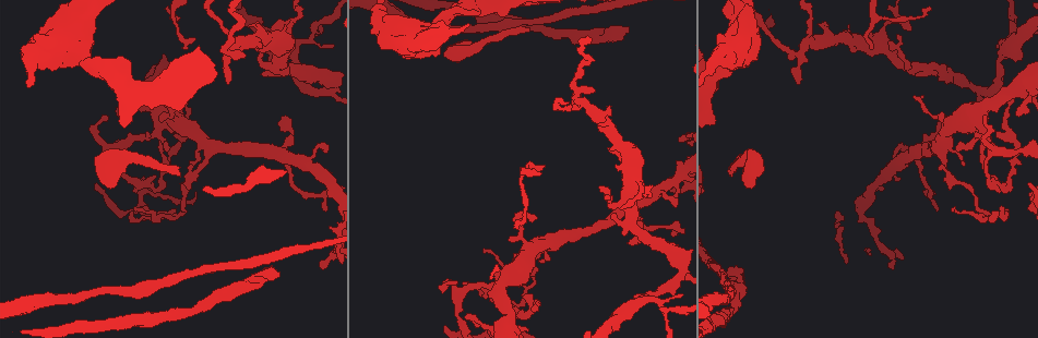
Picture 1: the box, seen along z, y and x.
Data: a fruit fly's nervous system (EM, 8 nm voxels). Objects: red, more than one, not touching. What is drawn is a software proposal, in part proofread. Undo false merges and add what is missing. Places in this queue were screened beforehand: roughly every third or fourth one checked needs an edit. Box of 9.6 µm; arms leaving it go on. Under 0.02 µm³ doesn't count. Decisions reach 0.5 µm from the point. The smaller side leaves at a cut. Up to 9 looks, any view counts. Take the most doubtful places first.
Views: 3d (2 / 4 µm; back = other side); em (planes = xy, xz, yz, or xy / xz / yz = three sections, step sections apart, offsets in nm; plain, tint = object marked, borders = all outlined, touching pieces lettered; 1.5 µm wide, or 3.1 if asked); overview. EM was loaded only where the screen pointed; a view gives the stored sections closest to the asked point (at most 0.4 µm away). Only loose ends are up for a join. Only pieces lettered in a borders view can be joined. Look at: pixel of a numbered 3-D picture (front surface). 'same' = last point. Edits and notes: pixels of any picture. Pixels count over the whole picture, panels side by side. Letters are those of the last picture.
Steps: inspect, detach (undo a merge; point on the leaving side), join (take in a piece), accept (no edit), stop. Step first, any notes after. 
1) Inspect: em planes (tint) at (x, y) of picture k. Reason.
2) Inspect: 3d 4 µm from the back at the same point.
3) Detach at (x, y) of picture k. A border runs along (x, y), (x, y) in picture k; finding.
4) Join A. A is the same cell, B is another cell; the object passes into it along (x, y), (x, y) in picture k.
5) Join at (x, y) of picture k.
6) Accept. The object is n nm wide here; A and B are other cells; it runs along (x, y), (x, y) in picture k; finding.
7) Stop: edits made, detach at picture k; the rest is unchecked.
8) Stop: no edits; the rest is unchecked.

Inspect: em planes (plain) at (805, 41) of picture 1. Four arms meet.

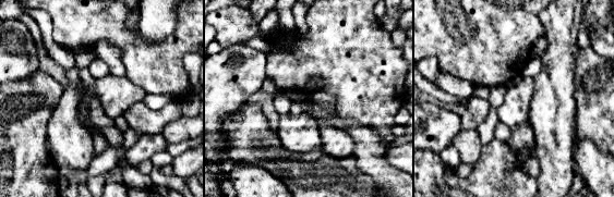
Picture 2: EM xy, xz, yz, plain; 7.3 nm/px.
Inspect: em planes (borders) at the same point. See the neighbours.

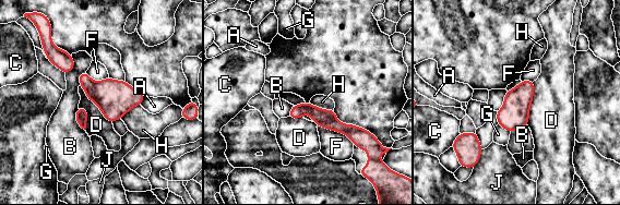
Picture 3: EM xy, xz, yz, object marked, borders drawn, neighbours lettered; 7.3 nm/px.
Accept. A, B, C, D, F, G, H and J are other cells; a border runs along (309, 101), (324, 109), (333, 109) in picture 3; continuous, no second neuron.

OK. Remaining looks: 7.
Inspect: em planes (borders) at (627, 27) of picture 1. Free end.

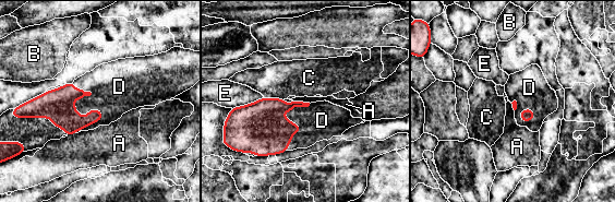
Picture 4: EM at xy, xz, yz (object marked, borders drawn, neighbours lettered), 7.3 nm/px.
Join D. D is the same cell, A, B, C and E are other cells; the object passes into it along (58, 105), (79, 114), (107, 95) in picture 4; it goes on there.

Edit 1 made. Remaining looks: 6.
Inspect: 3d 4 µm at (82, 55) of picture 1. Sudden change in width.

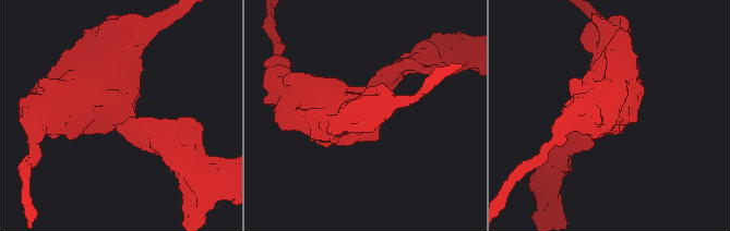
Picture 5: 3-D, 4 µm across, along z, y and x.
Inspect: em planes (tint) at (122, 110) of picture 5.

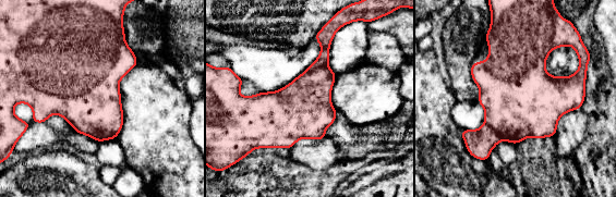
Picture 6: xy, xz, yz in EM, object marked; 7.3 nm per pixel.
Inspect: em planes (borders) at the same point. What lies round it.

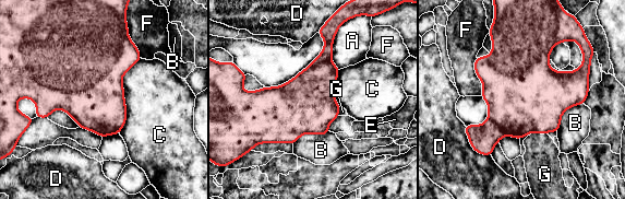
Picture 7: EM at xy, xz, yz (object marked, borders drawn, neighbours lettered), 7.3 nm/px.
Detach at (328, 31) of picture 7. The object is 480 nm wide here; A, B, C, D, E, F and G are other cells; a second neuron is stuck on.

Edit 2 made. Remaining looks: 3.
Inspect: 3d 4 µm at (905, 149) of picture 1. Branch stops here.

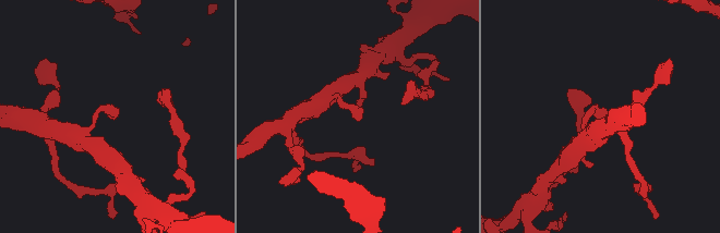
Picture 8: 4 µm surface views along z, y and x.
Inspect: em yz step 4 (tint) at (605, 110) of picture 8.

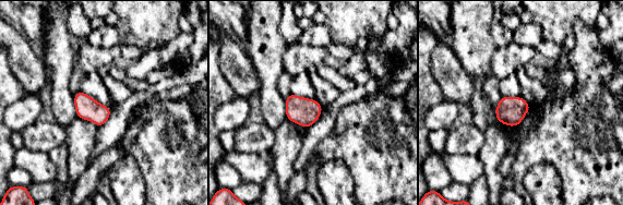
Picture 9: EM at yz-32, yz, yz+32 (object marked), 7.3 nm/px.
Inspect: em planes (borders) at the same point.

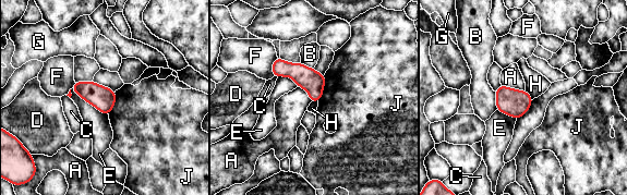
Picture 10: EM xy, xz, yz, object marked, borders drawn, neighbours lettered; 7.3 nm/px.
Accept. The longest contact is with E, 340 nm; A, B, C, D, E, F, G, H and J are other cells; a border runs along (525, 90), (532, 99) in picture 10; no lettered piece goes on from it.

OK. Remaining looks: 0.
Stop: edits made, join at picture 4, detach at picture 7; the rest is unchecked.

